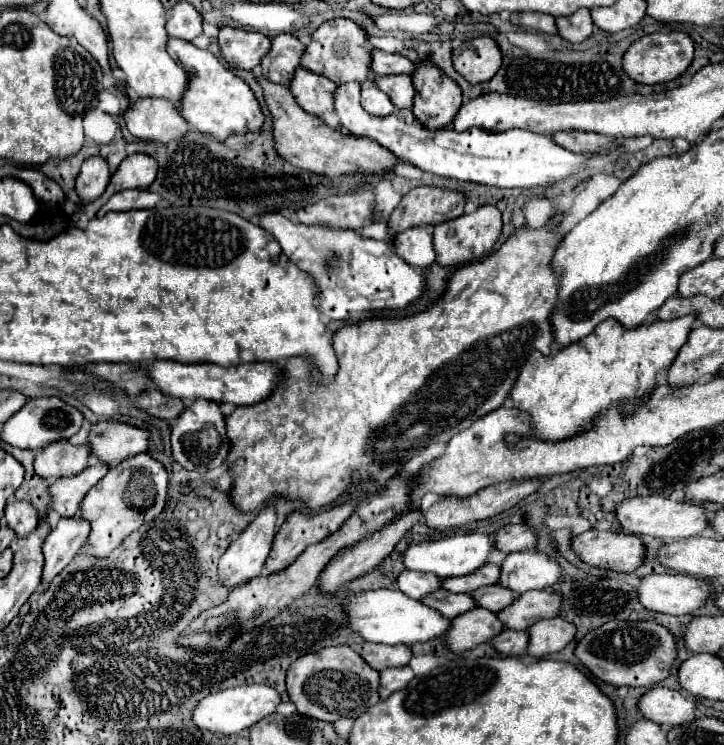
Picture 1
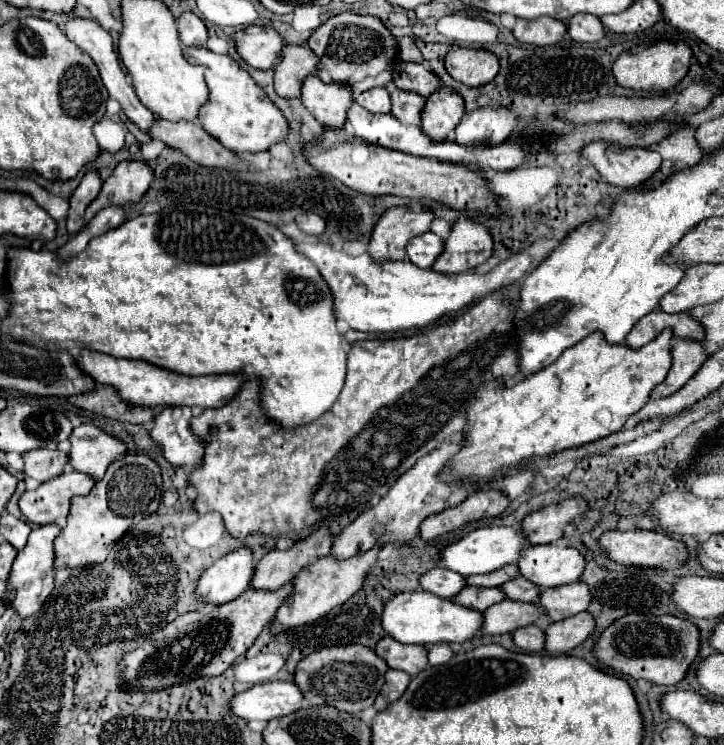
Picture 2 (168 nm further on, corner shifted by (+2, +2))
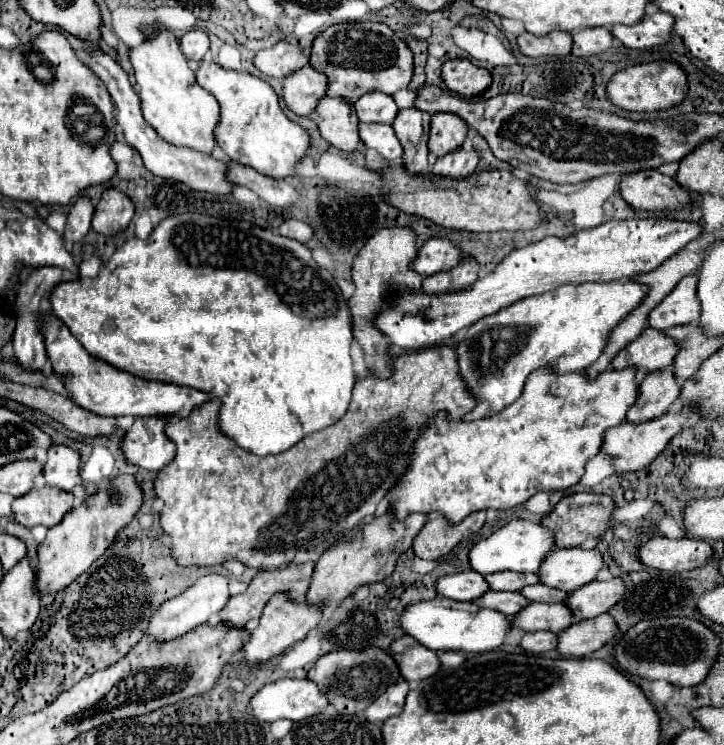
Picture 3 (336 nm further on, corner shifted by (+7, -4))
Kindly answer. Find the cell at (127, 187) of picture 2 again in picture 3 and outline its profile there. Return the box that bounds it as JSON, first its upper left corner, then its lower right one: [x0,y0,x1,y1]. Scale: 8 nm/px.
[93,188,135,236]

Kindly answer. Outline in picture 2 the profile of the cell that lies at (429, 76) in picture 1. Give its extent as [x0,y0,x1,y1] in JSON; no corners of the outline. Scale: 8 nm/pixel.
[422,88,464,142]

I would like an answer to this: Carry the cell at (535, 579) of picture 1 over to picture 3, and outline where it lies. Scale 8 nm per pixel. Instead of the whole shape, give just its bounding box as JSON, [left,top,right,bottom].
[537,548,603,590]

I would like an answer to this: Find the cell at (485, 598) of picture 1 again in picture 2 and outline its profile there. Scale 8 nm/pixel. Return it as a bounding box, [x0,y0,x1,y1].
[502,576,540,602]

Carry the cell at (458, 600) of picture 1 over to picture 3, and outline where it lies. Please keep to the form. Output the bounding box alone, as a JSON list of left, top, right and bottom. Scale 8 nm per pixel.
[473,592,529,616]

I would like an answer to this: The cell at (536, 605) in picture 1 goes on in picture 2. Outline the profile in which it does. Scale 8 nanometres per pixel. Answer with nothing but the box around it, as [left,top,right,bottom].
[538,582,592,620]

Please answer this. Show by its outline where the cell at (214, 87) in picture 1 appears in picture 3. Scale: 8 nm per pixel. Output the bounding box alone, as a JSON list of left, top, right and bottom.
[195,62,309,178]

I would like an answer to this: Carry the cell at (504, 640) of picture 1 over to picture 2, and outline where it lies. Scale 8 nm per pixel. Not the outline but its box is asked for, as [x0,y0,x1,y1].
[512,624,546,654]

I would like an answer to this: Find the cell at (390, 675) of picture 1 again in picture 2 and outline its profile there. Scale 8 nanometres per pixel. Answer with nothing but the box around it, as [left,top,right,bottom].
[374,670,410,712]

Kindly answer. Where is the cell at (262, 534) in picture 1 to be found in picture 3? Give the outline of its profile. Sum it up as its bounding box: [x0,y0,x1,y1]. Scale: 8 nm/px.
[147,574,229,642]

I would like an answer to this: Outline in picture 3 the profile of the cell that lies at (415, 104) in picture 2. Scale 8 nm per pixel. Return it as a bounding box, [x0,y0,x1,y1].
[391,108,429,174]

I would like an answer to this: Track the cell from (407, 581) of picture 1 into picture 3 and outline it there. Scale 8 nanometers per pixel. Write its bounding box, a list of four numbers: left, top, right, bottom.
[435,572,489,602]

